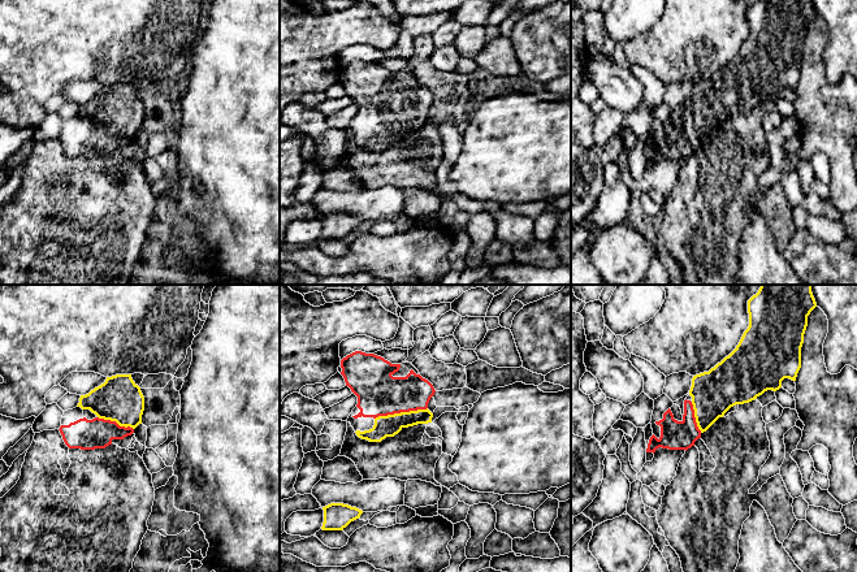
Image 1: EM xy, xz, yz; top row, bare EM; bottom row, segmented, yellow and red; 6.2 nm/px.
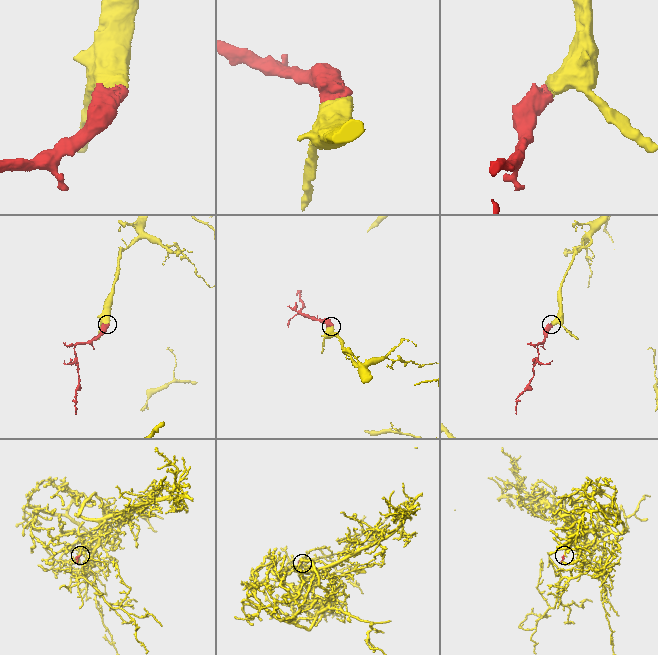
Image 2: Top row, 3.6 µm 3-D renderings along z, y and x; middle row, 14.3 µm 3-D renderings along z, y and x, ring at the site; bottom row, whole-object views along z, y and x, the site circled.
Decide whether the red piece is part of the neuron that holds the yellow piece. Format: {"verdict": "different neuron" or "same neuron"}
{"verdict": "same neuron"}

